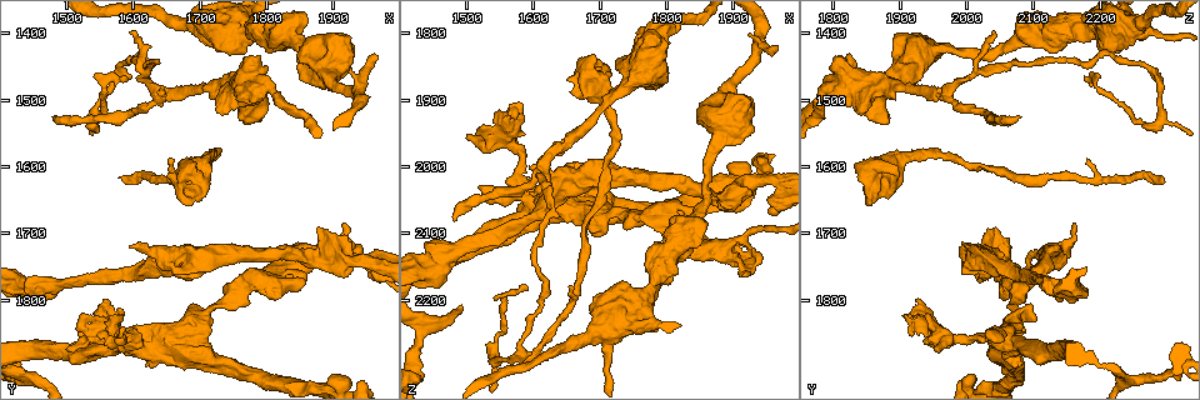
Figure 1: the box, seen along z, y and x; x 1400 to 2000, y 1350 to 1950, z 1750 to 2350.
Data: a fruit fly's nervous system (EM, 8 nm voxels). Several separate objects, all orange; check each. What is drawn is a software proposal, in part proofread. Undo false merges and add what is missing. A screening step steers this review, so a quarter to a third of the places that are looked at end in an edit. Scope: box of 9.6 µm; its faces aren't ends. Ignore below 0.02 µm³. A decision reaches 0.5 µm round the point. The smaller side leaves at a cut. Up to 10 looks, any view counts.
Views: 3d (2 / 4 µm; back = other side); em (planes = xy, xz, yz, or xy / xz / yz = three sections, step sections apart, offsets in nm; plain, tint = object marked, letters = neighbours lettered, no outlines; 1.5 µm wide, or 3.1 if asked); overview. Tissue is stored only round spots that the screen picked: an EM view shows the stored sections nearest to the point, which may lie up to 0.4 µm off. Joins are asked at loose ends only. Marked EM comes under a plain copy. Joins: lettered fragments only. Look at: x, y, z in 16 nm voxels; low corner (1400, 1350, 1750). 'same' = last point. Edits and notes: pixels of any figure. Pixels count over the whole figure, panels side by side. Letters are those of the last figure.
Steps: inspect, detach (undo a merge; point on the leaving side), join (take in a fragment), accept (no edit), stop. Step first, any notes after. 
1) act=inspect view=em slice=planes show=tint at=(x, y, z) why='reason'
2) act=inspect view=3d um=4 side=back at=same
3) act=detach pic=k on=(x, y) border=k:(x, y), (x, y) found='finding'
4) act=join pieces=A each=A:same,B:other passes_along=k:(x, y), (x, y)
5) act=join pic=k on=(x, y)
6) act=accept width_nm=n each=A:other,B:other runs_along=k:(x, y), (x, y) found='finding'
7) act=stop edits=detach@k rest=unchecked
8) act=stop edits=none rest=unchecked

act=inspect view=3d um=2 at=(1595, 1470, 2185) why='an open end'

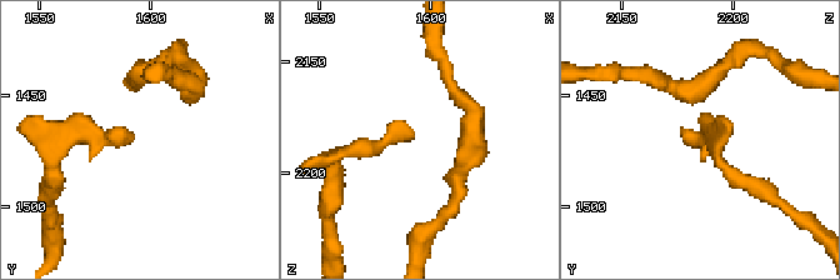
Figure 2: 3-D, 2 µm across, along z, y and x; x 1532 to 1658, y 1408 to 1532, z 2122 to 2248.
act=inspect view=em slice=planes show=letters at=(1594, 1468, 2184) why='shape alone is not enough'

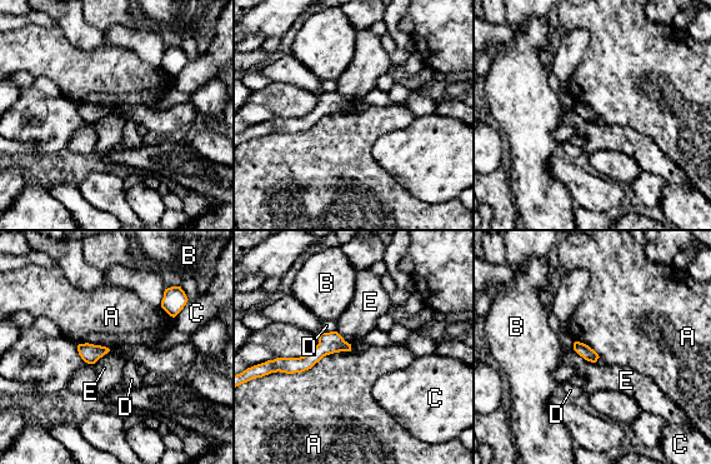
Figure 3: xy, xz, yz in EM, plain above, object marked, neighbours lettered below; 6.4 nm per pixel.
act=accept longest_contact=A:550nm each=A:other,B:other,C:other,D:other,E:other runs_along=3:(348, 347), (280, 364) found='none of them fits'

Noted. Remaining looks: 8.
act=inspect view=em slice=yz step=4 show=tint at=(1590, 1720, 2005) why='an open end'

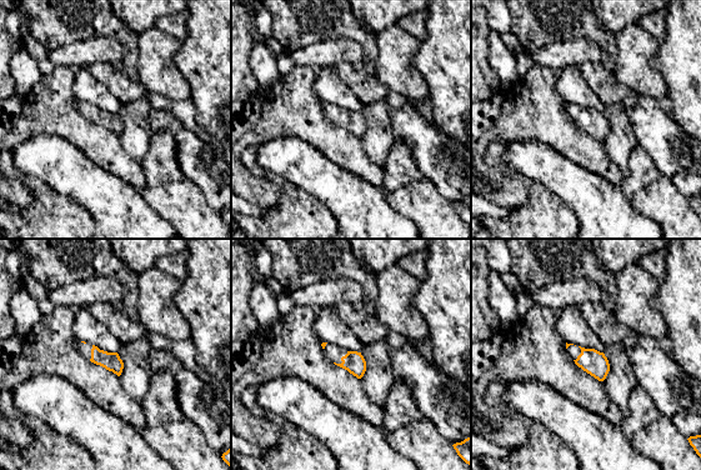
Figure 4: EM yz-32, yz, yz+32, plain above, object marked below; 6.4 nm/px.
act=inspect view=em slice=planes show=letters at=same why='cut it another way'

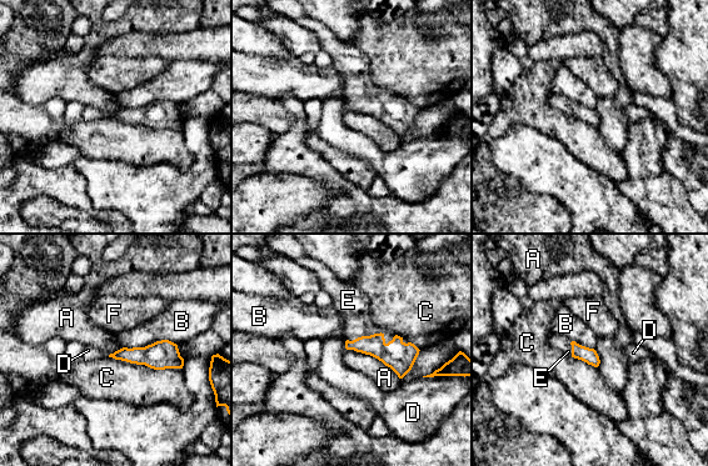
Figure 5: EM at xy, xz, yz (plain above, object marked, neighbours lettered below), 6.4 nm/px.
act=join pic=5 on=(350, 302) each=A:other,B:other,C:other,D:other,E:same,F:other passes_along=5:(399, 356), (372, 335), (350, 302) found='the neuron continues'

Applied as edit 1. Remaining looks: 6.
act=inspect view=3d um=2 side=back at=(1580, 1620, 2295)

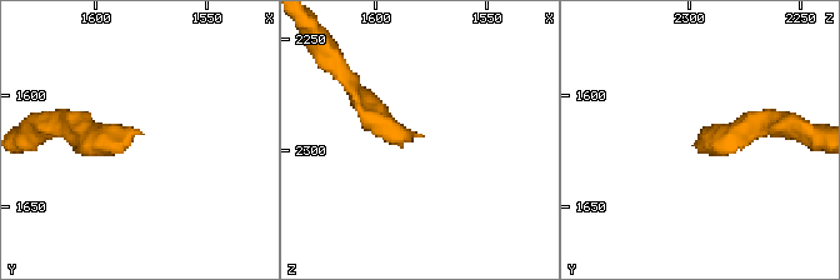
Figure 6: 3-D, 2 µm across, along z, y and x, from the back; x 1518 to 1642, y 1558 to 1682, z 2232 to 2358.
act=inspect view=em slice=yz step=8 show=tint at=(1581, 1615, 2295) why='shape alone is not enough'

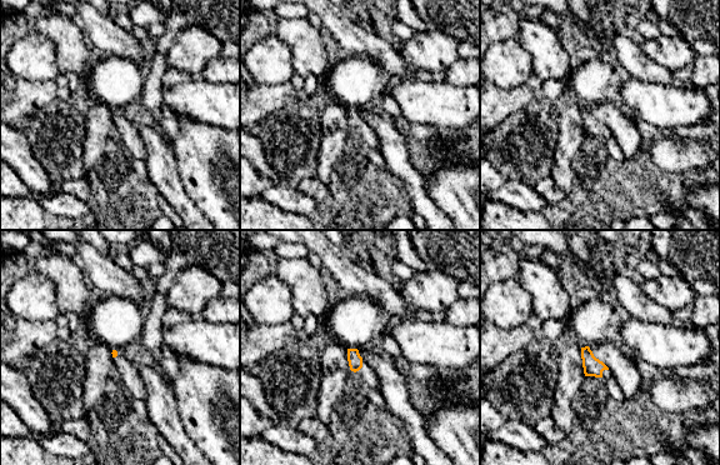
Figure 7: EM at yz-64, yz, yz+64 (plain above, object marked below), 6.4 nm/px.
act=inspect view=em slice=planes show=letters at=same

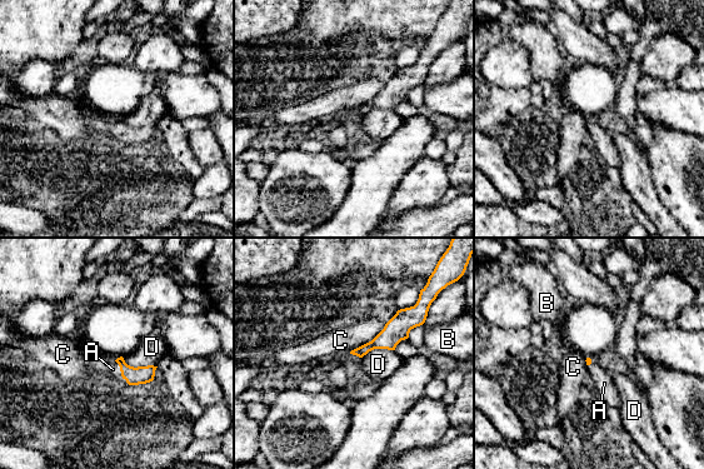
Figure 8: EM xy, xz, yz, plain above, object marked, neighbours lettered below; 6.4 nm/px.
act=join pic=8 on=(113, 369) each=A:same,B:other,C:other,D:other passes_along=8:(133, 375), (120, 370), (113, 369) found='the neuron continues'

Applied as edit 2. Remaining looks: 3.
act=inspect view=overview

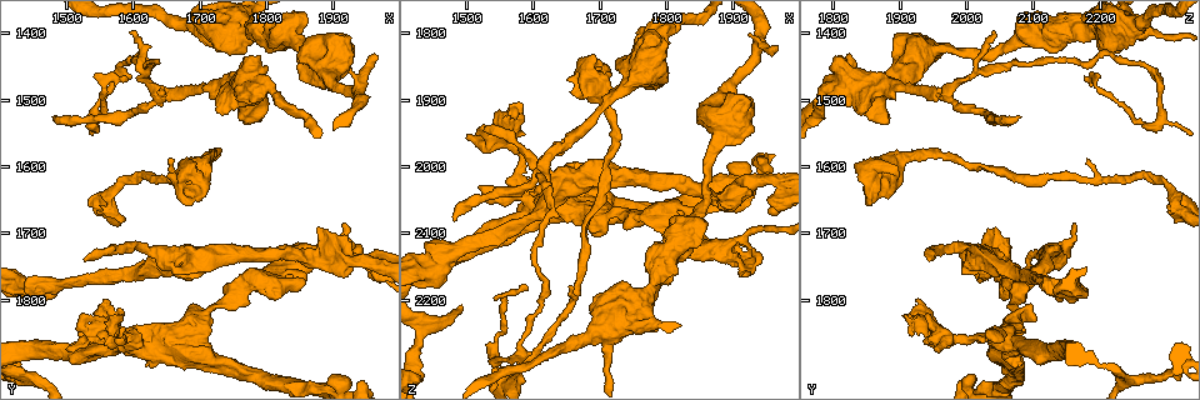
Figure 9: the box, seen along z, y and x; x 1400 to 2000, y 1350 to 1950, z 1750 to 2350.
act=inspect view=em slice=planes show=letters at=(1595, 1405, 2040) why='free end'

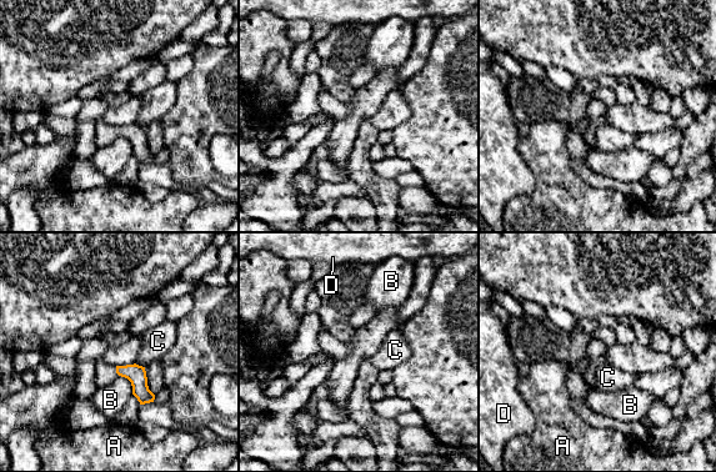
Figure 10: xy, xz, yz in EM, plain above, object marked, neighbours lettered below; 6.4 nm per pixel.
act=accept each=A:other,B:other,C:other,D:other border=10:(120, 375), (130, 382), (133, 393) found='none of them fits'

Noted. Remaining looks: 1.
act=stop edits=join@5,join@8 rest=unchecked

